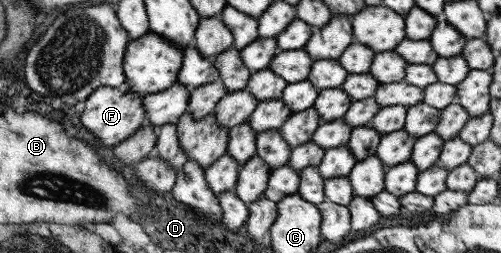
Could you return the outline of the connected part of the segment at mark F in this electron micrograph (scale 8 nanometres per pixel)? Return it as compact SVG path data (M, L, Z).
M125 85L113 89L110 86L100 86L83 102L85 109L80 112L79 120L81 126L91 132L103 146L119 144L130 138L145 122L145 111L143 111L141 99L135 94L128 92Z

